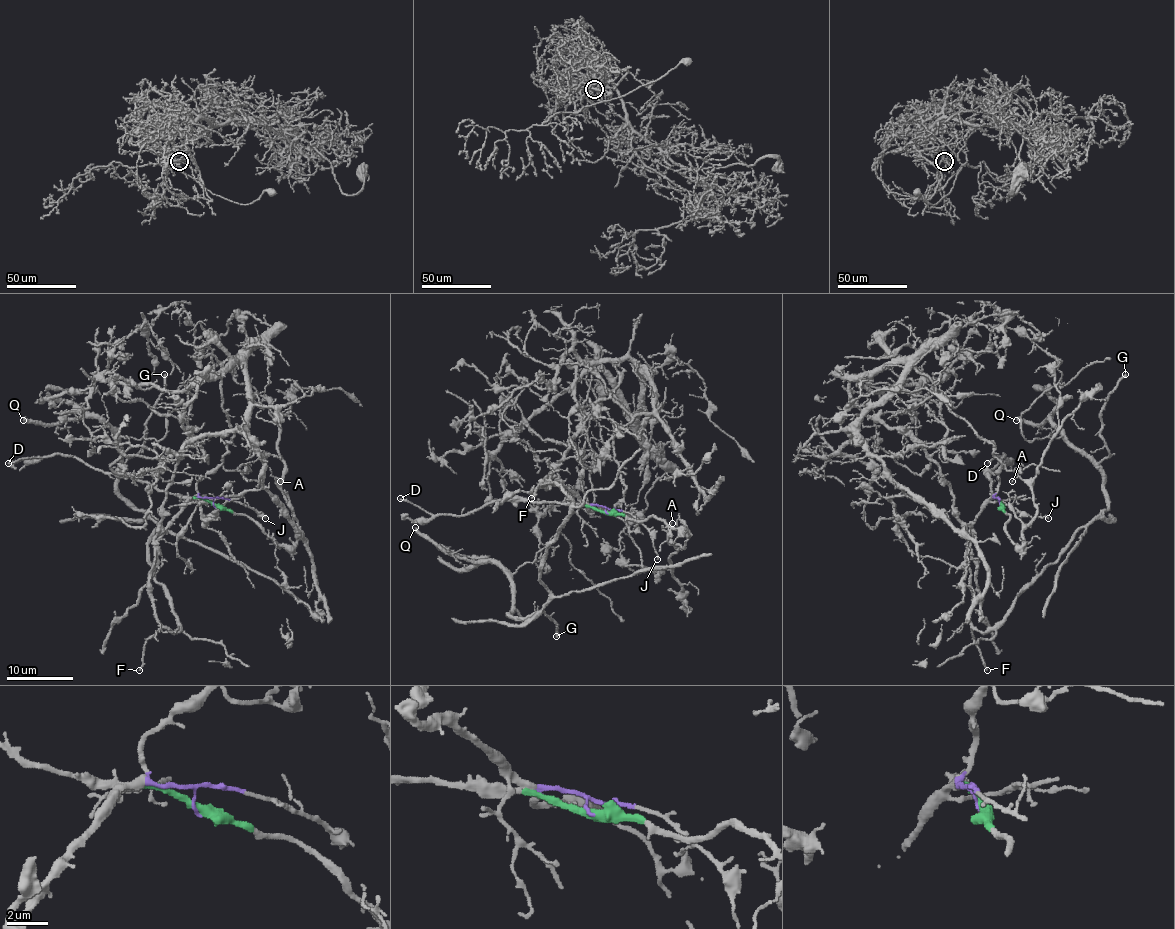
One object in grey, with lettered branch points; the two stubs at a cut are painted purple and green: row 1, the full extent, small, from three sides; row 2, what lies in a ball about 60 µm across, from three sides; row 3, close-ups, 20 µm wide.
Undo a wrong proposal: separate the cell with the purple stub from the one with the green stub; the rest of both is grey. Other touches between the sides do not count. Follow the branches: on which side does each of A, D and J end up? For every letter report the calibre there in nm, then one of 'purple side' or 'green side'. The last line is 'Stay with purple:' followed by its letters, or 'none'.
A: calibre 70 nm; green side
D: calibre 220 nm; green side
J: calibre 130 nm; purple side
Stay with purple: J

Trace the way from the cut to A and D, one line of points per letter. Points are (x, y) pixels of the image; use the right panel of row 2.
A: (999, 503), (1009, 515), (1006, 535), (1019, 545), (1036, 505), (1023, 480), (1011, 482)
D: (999, 503), (991, 492), (990, 474), (1004, 455), (995, 457), (988, 464)

